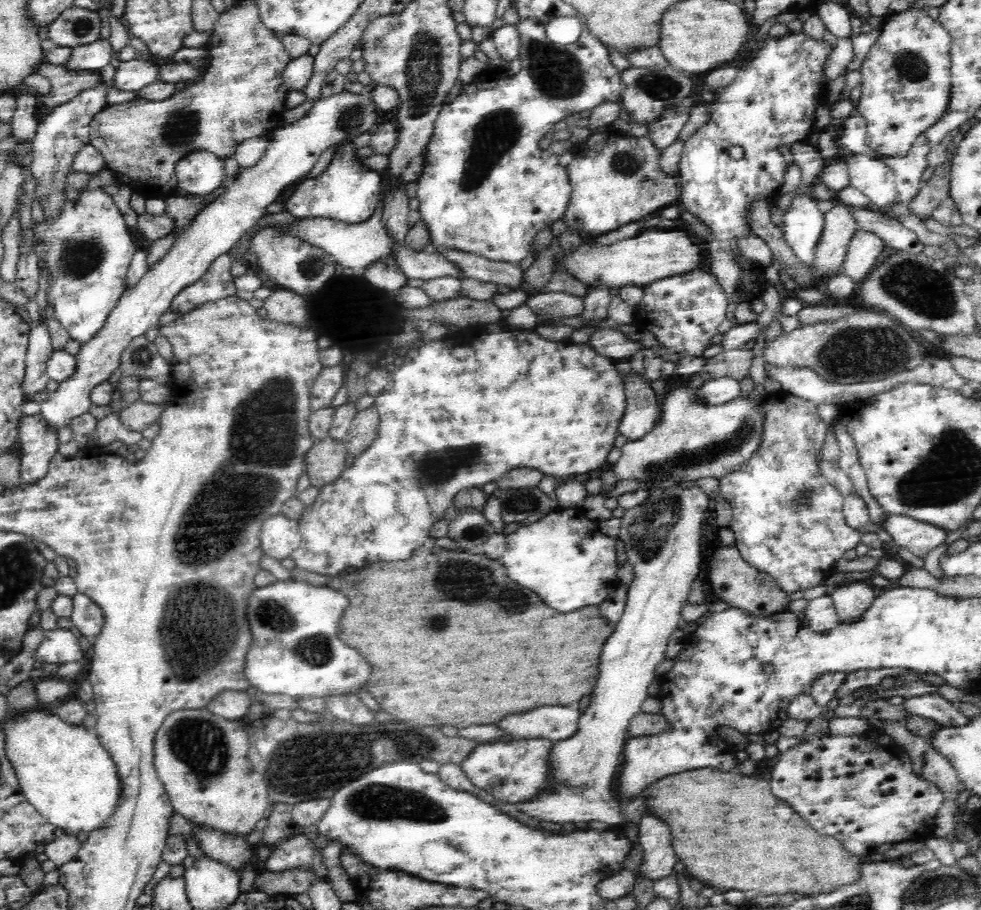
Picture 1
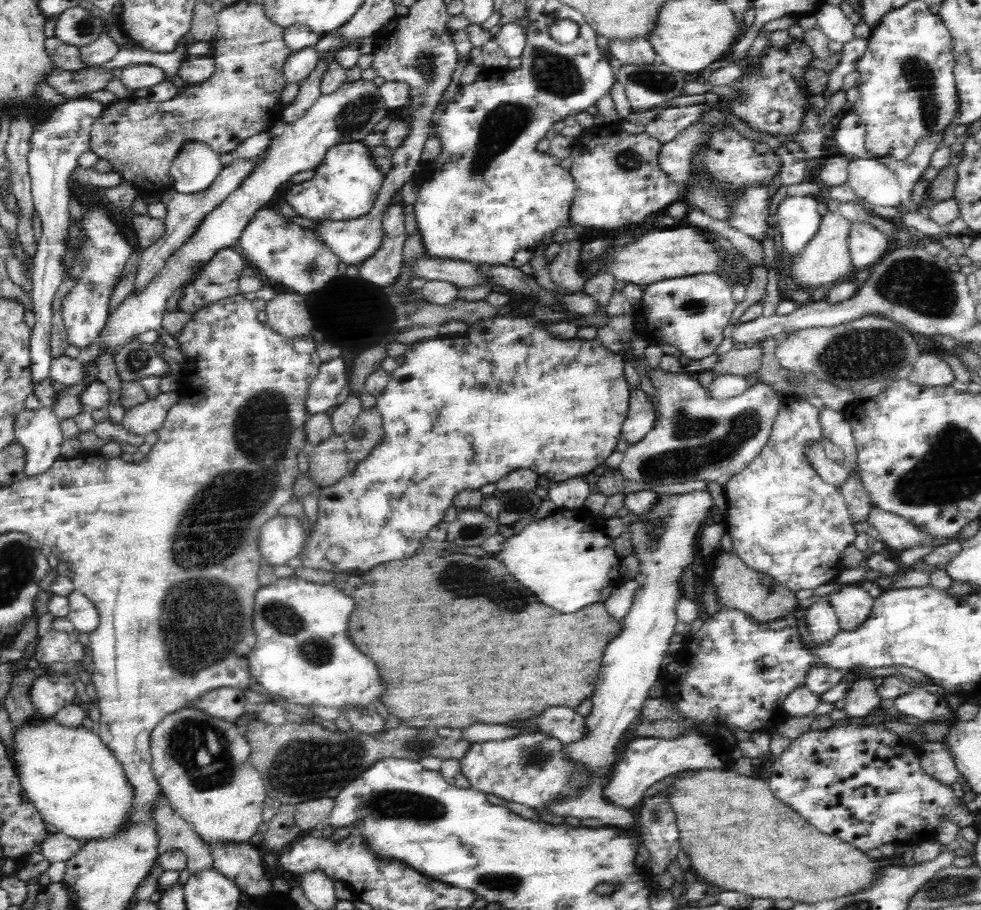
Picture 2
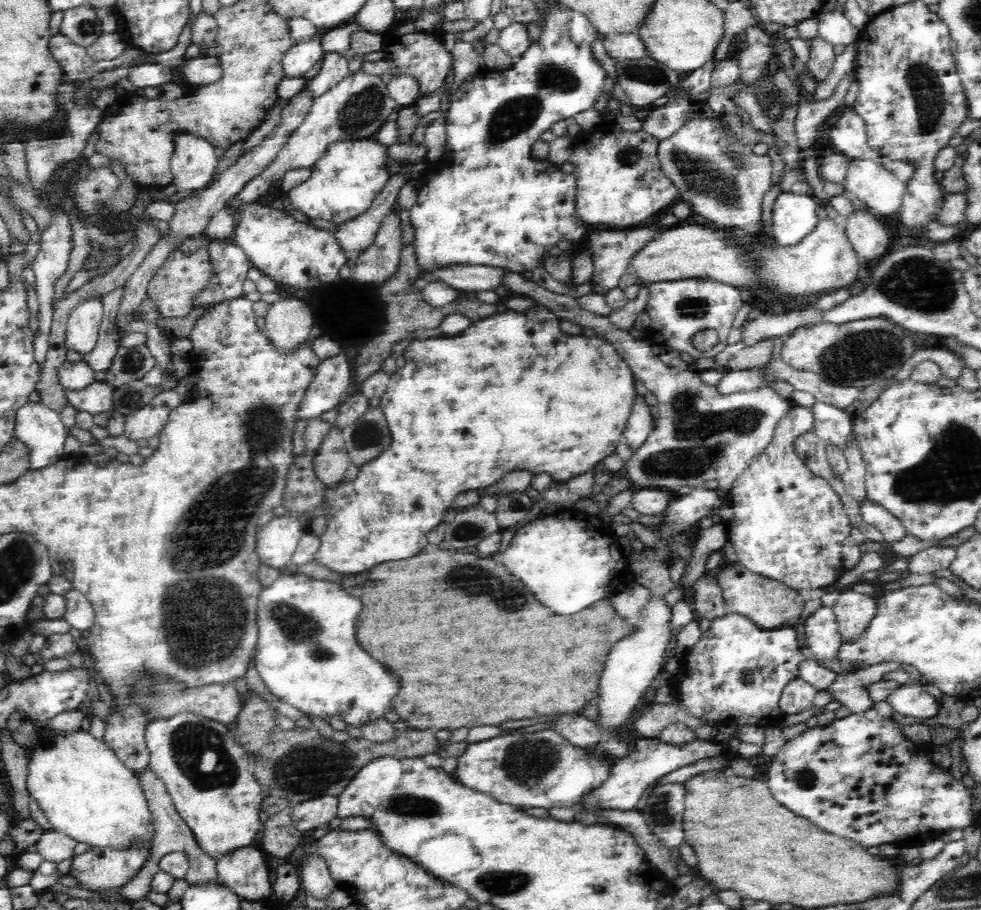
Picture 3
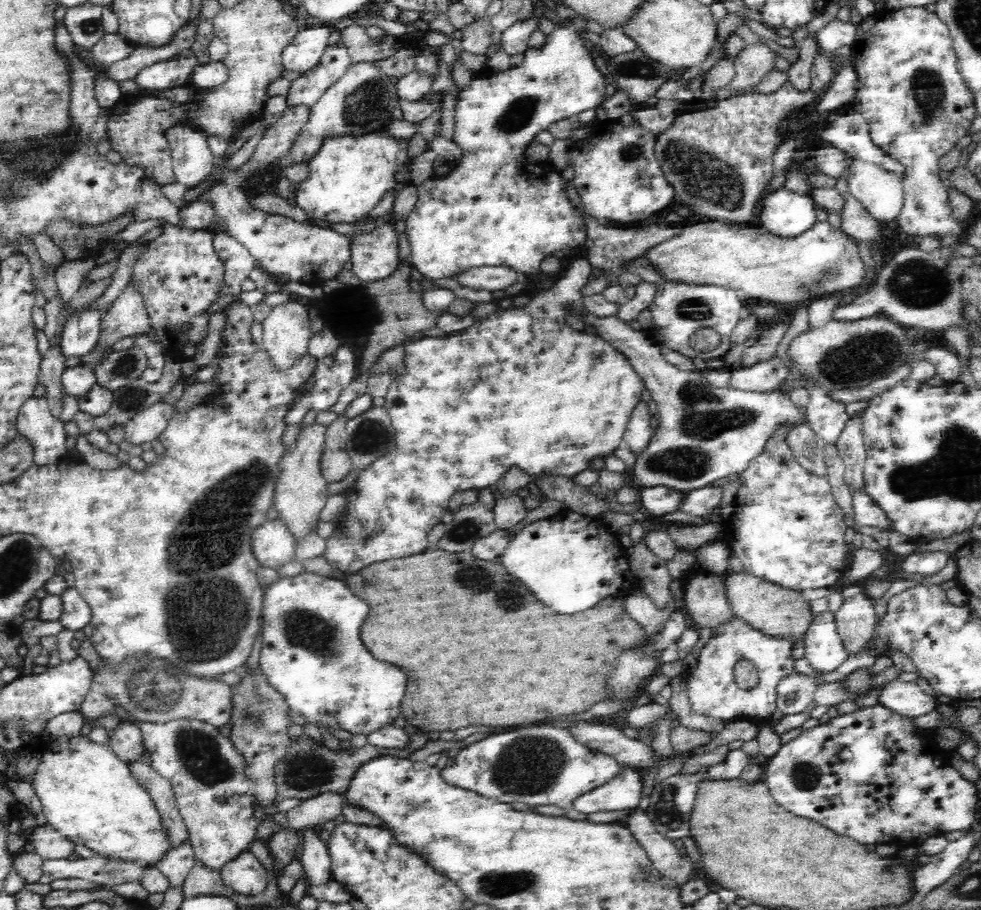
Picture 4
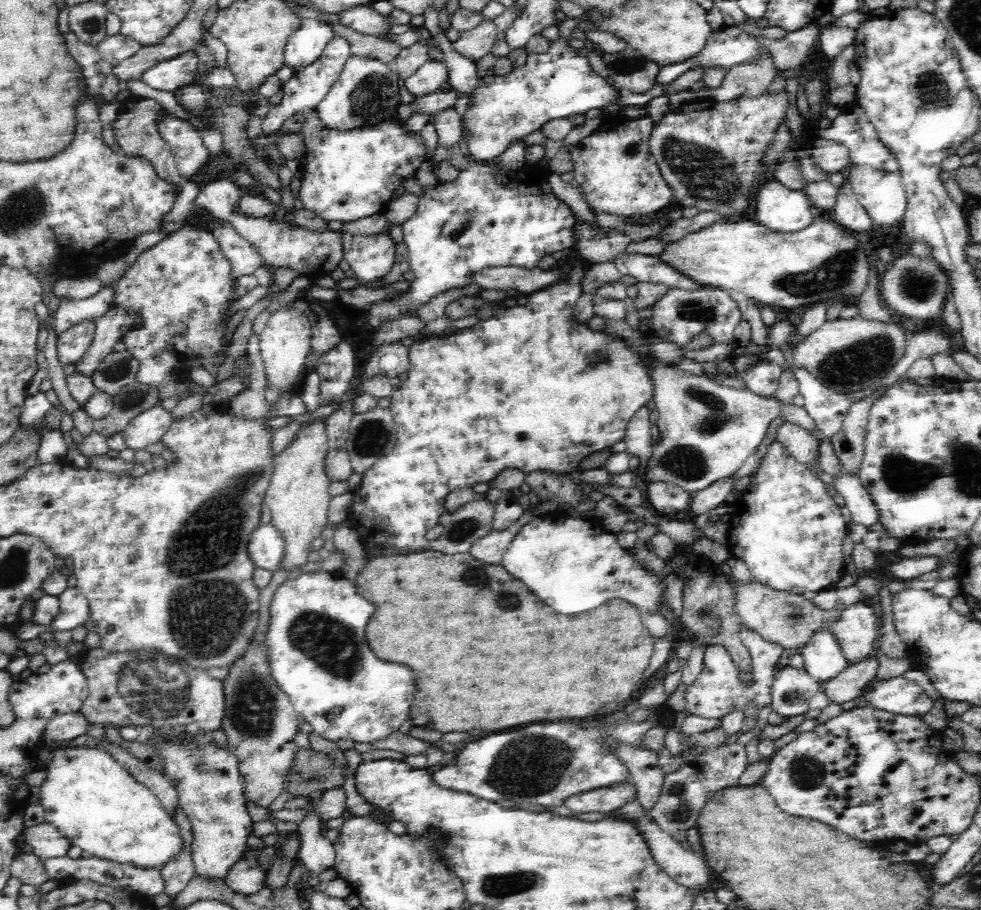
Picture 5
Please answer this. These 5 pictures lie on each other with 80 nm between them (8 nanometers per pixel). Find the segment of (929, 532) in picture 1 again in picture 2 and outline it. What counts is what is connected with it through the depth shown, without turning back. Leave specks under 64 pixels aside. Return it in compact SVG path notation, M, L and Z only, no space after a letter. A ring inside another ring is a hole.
M874 504L870 507L867 521L879 530L880 540L896 550L904 551L935 539L935 536L920 530L919 526L916 528L909 520Z

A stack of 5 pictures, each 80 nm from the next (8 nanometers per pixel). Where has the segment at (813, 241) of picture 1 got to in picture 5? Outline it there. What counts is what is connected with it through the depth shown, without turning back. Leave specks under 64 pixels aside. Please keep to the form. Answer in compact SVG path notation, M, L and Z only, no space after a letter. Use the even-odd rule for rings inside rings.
M770 177L754 196L751 217L773 231L792 234L814 220L811 206L804 190L789 190Z

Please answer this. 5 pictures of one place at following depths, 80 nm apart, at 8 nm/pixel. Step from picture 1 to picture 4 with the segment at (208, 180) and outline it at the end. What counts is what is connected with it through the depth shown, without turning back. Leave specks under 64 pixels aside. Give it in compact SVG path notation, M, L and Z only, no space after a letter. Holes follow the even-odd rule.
M176 126L168 128L167 138L177 182L188 189L204 182L217 159L212 155L206 137L187 126Z

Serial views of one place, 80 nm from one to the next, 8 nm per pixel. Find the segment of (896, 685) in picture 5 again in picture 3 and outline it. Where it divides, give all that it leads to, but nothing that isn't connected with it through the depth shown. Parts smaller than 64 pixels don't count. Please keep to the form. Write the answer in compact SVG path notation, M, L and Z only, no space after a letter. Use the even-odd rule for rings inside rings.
M912 682L898 685L885 699L898 714L915 718L932 718L938 714L941 707L935 697Z

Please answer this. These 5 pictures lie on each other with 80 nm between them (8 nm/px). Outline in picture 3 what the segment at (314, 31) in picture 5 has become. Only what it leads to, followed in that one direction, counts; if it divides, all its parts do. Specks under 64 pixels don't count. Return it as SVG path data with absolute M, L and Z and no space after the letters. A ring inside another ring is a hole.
M318 31L310 40L293 43L282 59L283 69L287 77L302 77L325 55L326 52L322 49L324 35L324 32Z

